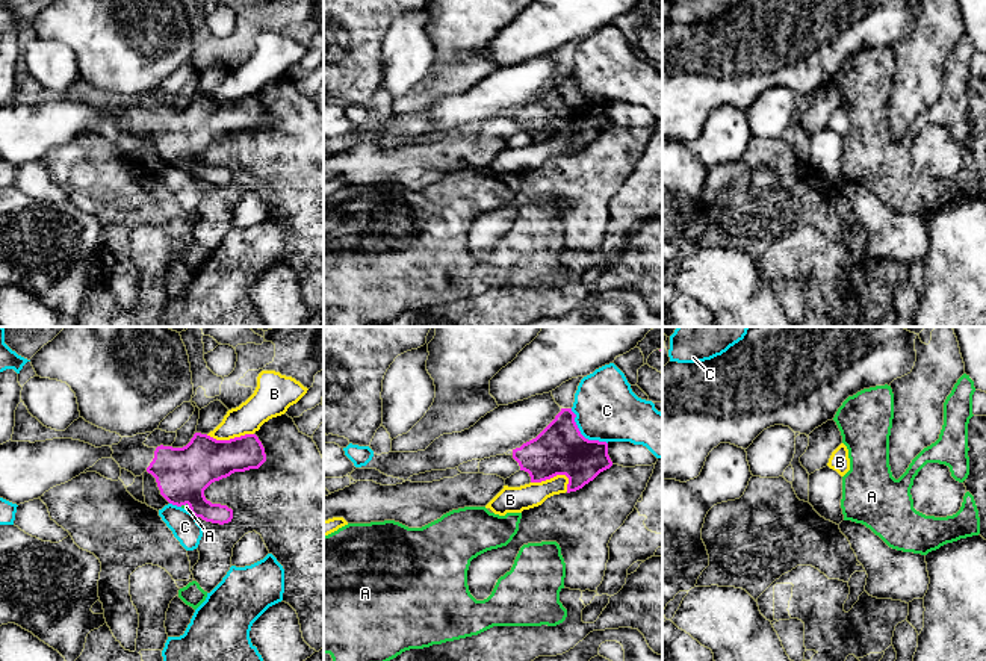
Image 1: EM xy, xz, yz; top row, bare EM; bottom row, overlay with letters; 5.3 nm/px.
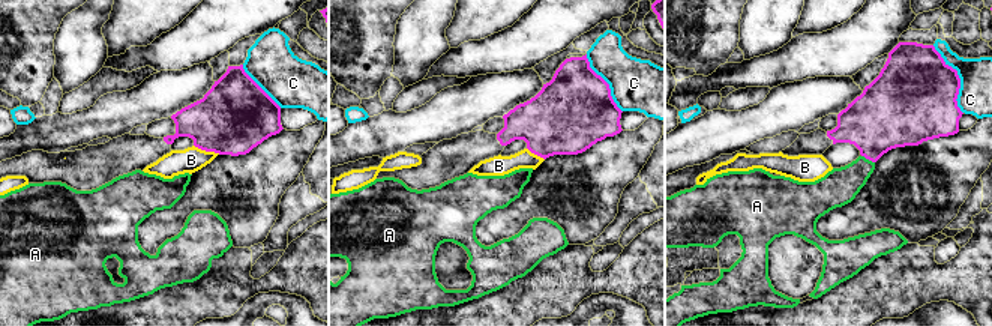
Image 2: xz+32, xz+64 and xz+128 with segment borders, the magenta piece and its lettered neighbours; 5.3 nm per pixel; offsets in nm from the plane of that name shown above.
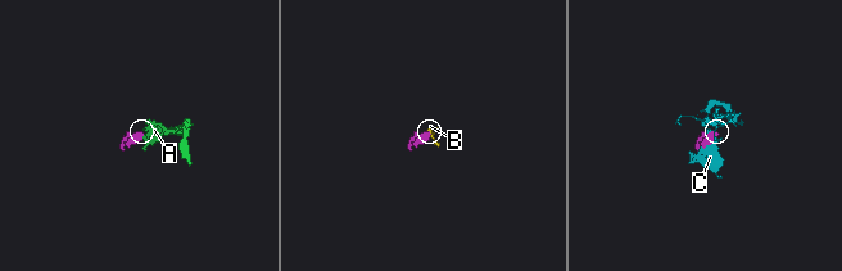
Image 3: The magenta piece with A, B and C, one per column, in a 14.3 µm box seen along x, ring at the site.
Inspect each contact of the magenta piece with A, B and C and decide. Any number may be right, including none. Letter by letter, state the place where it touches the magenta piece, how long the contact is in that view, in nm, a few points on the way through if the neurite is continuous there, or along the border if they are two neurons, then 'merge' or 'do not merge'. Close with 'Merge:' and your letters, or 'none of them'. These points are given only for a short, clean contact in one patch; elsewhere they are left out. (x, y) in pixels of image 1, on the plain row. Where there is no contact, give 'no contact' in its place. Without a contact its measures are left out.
A: xy (186, 164) | 70 nm | along xy (180, 167), (186, 165), (191, 171) | do not merge
B: xz (549, 139) | 200 nm | do not merge
C: xz (581, 96) | 280 nm | do not merge
Merge: none of them

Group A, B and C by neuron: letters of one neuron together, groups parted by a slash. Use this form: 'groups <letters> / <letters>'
groups A / B / C

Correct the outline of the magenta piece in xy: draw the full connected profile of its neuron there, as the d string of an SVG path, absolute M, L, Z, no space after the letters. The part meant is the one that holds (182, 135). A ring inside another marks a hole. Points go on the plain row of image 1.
M195 94L183 109L148 109L144 103L150 95L122 98L118 106L110 107L112 119L135 138L144 136L145 132L151 135L160 156L172 166L188 165L197 180L219 186L231 183L233 171L207 162L204 151L234 133L259 130L266 123L259 98L245 95L216 101Z

